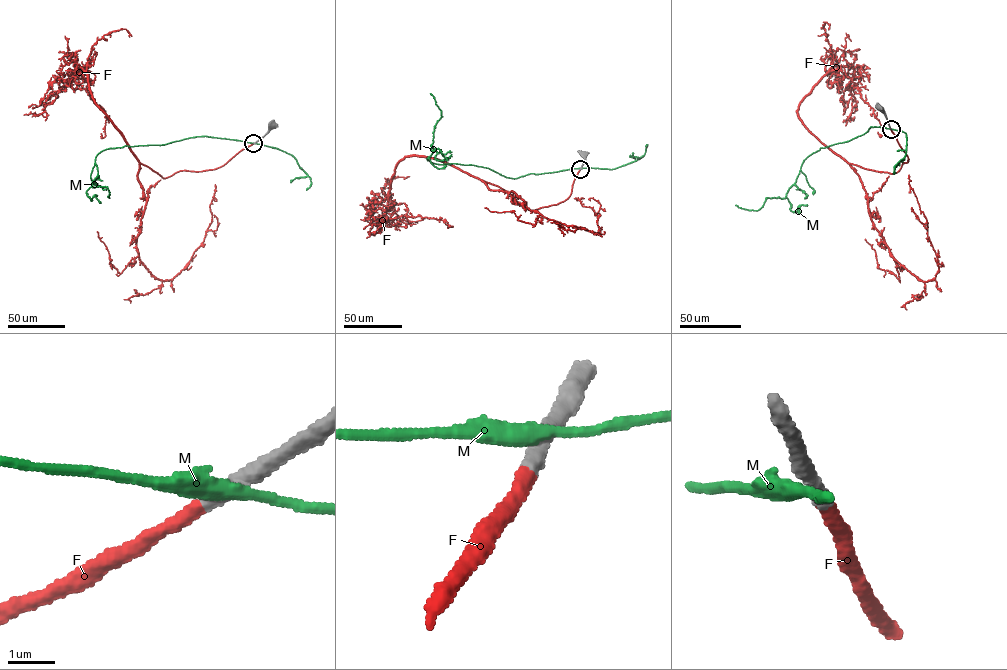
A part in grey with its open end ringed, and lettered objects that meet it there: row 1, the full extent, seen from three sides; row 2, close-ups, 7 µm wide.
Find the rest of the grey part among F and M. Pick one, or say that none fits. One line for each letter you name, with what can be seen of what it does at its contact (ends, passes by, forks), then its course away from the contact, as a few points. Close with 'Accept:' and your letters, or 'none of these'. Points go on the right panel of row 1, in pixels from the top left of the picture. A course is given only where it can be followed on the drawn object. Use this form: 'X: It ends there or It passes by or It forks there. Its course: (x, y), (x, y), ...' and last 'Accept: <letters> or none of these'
F: It ends there. Its course: (890, 129), (908, 159), (897, 171), (849, 164), (890, 255), (925, 281), (939, 269), (909, 174)
Accept: F

